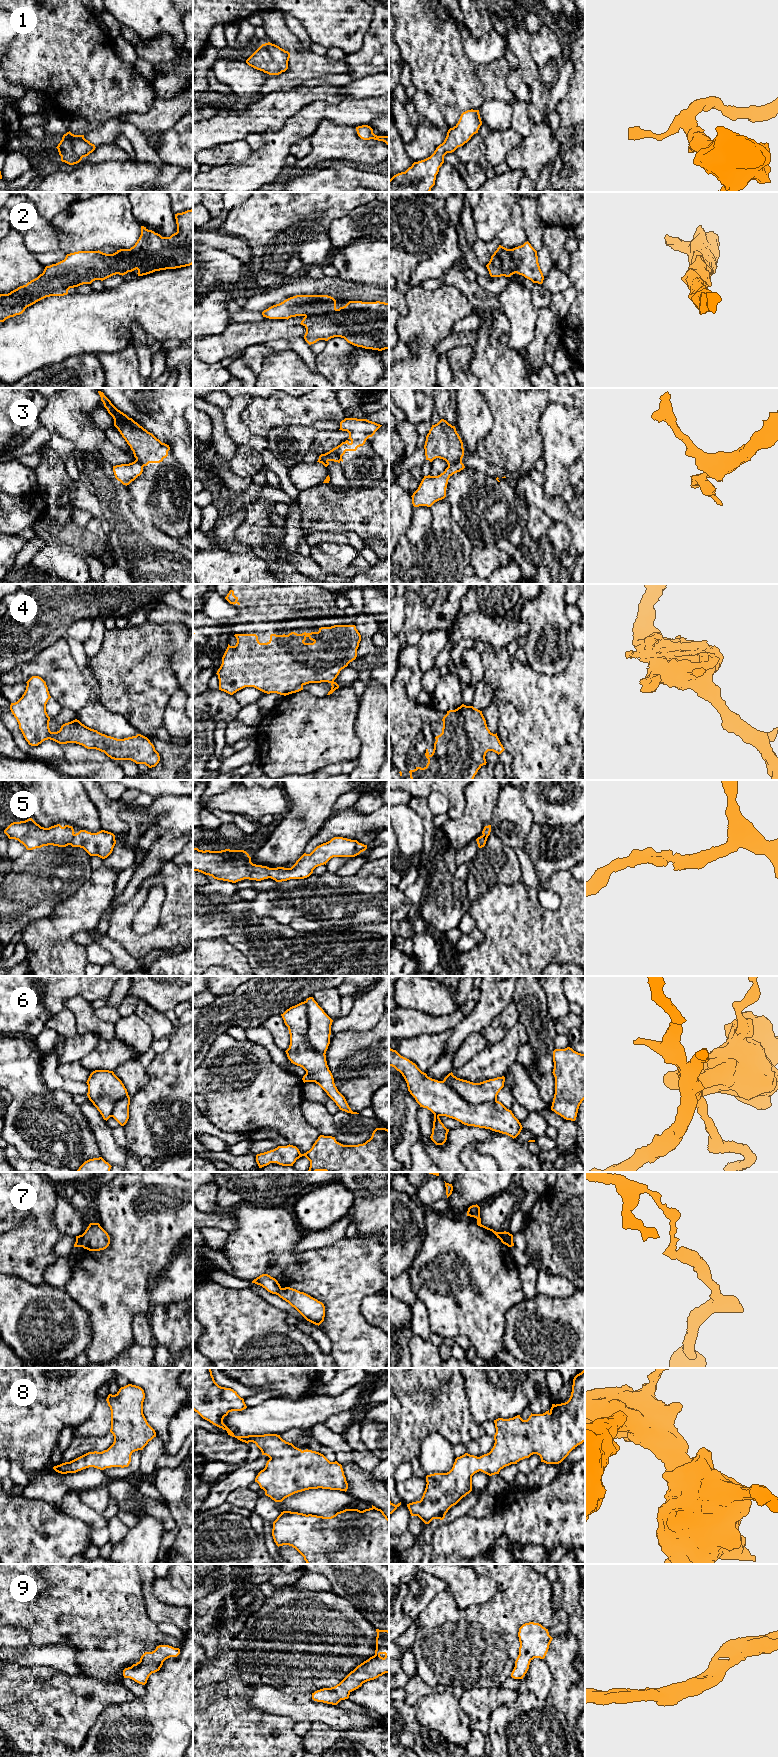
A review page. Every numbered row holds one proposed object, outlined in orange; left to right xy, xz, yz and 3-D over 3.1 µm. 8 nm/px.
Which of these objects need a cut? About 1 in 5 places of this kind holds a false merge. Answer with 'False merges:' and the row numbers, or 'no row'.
False merges: 3, 6, 7

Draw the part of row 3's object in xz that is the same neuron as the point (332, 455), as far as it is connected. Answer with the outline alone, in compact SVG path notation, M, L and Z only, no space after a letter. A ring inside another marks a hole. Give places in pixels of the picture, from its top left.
M335 448L325 454L321 454L317 462L322 463L325 467L327 467L330 461L338 462L338 455Z

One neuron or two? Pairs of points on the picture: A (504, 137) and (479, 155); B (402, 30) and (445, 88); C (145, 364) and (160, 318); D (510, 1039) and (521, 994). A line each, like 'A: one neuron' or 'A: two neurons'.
A: one neuron
B: one neuron
C: two neurons
D: two neurons

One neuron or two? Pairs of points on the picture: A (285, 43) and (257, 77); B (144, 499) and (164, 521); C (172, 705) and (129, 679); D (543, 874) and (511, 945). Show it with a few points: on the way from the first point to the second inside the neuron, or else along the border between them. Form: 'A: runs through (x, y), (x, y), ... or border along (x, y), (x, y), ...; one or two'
A: border along (266, 81), (264, 83); two
B: runs through (149, 504), (161, 516); one
C: border along (178, 689), (165, 707), (162, 724); two
D: border along (561, 870), (540, 882); two

